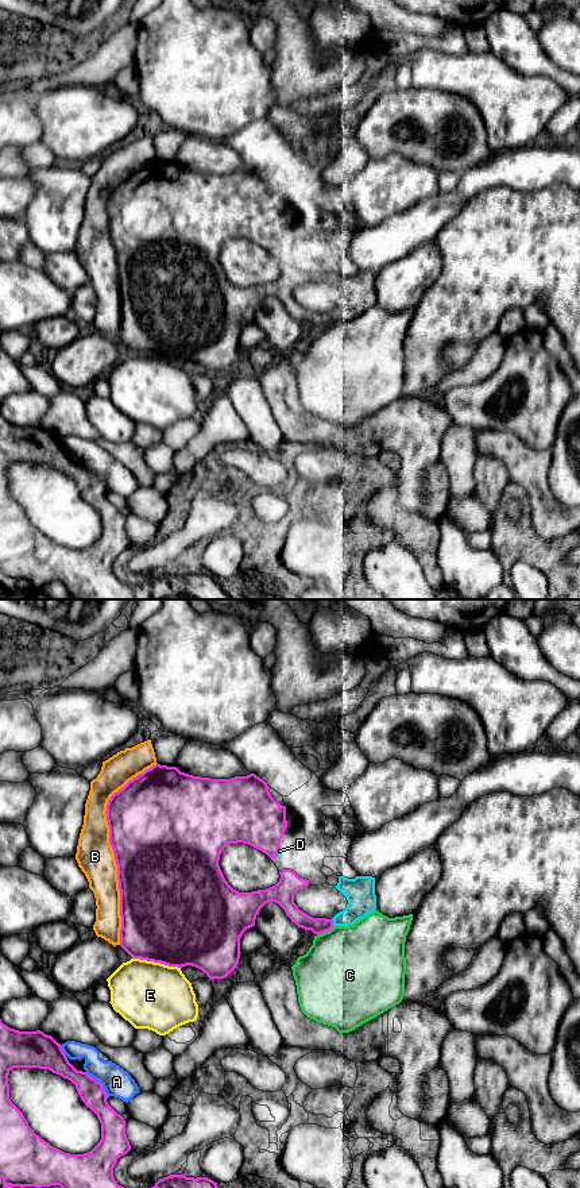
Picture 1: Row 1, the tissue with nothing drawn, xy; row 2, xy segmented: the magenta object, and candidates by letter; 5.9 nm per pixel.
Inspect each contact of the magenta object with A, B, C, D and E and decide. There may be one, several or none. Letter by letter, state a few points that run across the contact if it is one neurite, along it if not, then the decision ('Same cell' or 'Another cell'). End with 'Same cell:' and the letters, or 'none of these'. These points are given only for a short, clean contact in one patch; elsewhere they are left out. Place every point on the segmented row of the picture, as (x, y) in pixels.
A: Another cell
B: Another cell
C: Another cell
D: Same cell
E: Another cell
Same cell: D

